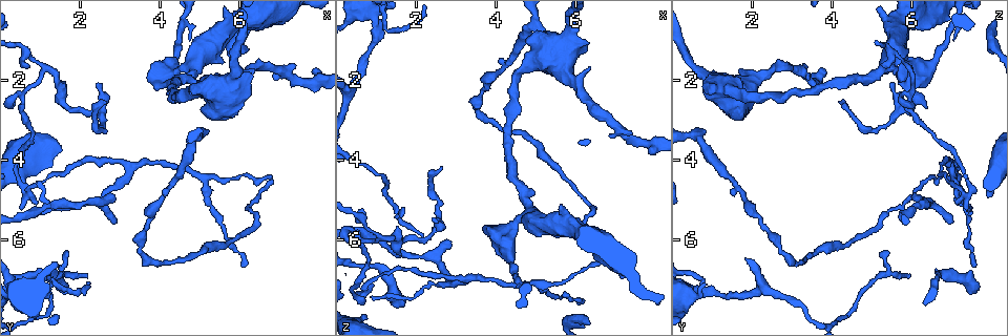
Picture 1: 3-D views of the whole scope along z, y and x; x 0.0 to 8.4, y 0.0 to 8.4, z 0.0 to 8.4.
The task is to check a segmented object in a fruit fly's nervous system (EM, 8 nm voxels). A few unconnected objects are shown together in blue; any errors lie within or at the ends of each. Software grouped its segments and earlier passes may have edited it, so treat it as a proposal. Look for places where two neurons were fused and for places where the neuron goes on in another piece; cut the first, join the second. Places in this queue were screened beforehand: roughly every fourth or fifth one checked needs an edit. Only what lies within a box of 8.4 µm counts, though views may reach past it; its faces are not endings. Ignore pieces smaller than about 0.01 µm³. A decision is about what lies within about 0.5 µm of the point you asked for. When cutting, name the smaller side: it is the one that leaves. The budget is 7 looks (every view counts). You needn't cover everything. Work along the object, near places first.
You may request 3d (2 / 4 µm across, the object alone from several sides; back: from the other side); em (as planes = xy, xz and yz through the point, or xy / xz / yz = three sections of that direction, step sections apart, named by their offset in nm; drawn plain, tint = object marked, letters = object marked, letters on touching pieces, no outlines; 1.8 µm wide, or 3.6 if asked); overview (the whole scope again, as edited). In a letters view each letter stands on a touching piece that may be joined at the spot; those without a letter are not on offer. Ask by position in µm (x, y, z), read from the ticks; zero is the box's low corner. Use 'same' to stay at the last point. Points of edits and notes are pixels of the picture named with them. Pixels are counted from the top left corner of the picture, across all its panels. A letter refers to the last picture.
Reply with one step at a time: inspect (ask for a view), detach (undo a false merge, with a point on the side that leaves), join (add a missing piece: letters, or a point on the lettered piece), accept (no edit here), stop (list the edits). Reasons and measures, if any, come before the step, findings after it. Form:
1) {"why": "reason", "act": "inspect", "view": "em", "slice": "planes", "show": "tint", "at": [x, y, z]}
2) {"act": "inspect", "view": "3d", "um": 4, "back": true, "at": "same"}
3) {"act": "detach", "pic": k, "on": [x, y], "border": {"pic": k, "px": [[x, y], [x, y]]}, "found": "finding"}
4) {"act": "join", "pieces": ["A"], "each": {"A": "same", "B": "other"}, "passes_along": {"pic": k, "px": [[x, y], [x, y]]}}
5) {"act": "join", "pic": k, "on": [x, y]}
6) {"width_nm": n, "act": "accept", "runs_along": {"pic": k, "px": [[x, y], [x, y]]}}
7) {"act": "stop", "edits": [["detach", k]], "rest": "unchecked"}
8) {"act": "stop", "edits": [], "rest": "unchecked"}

{"why": "thin end", "act": "inspect", "view": "em", "slice": "planes", "show": "letters", "at": [2.40, 2.05, 5.50]}

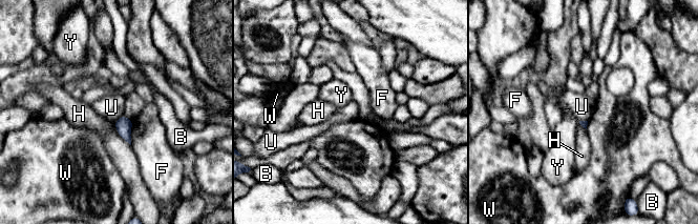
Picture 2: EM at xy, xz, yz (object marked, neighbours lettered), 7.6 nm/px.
{"act": "accept", "each": {"B": "other", "F": "other", "H": "other", "U": "other", "W": "other", "Y": "other"}, "found": "none of them fits"}

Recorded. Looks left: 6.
{"why": "arms part here", "act": "inspect", "view": "em", "slice": "xy", "step": 8, "show": "letters", "at": [4.20, 1.75, 5.90]}

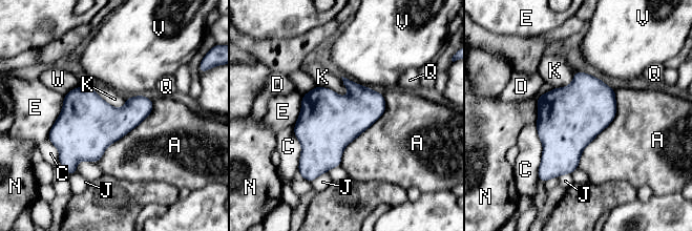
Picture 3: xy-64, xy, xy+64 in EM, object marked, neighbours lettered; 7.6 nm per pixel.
{"act": "inspect", "view": "em", "slice": "planes", "show": "letters", "at": "same"}

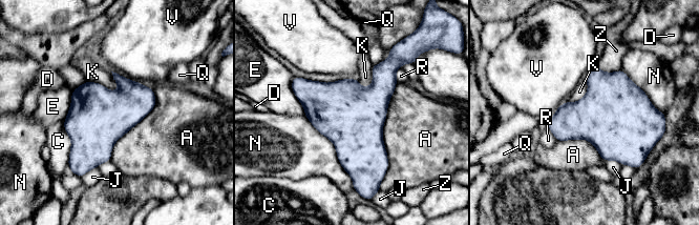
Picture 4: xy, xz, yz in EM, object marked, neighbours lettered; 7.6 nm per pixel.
{"act": "accept", "each": {"A": "other", "C": "other", "D": "other", "E": "other", "J": "other", "K": "other", "N": "other", "Q": "other", "R": "other", "V": "other", "Z": "other"}, "border": {"pic": 4, "px": [[85, 80], [110, 90], [120, 86]]}, "found": "all the same neuron"}

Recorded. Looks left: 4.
{"why": "arms part here", "act": "inspect", "view": "em", "slice": "xy", "step": 8, "show": "tint", "at": [5.10, 4.45, 7.10]}

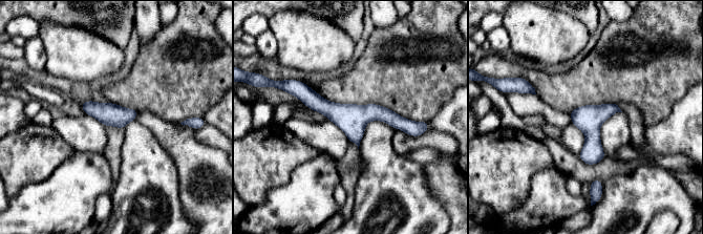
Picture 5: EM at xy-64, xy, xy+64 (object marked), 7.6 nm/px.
{"act": "inspect", "view": "em", "slice": "planes", "show": "letters", "at": "same"}

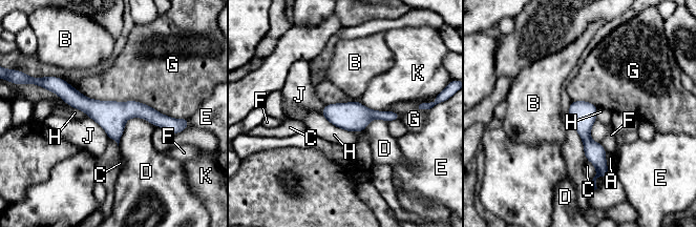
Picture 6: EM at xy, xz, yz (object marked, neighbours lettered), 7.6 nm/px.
{"act": "accept", "each": {"A": "other", "B": "other", "C": "other", "D": "other", "E": "other", "F": "other", "G": "other", "H": "other", "J": "other", "K": "other"}, "border": {"pic": 6, "px": [[320, 114], [334, 125], [353, 132]]}, "found": "one neuron here"}

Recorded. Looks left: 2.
{"act": "stop", "edits": [], "rest": "unchecked"}

